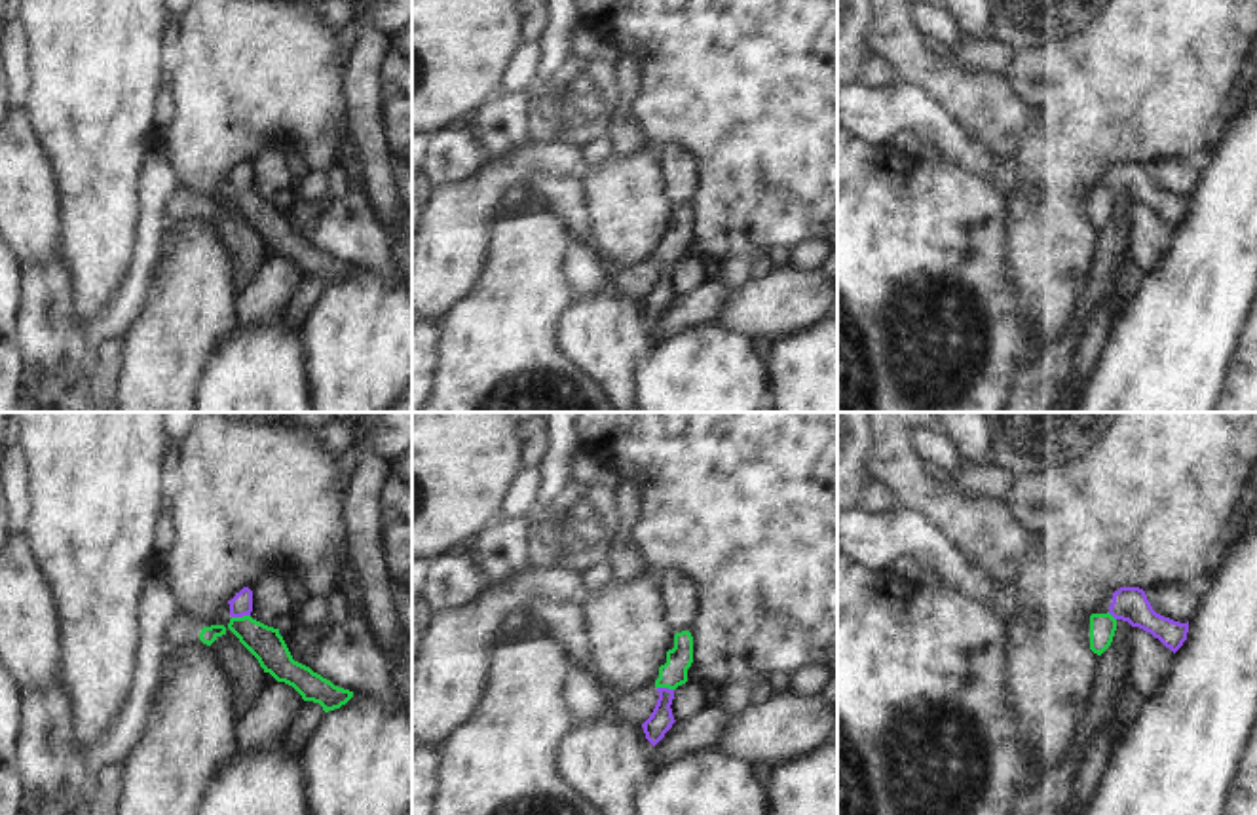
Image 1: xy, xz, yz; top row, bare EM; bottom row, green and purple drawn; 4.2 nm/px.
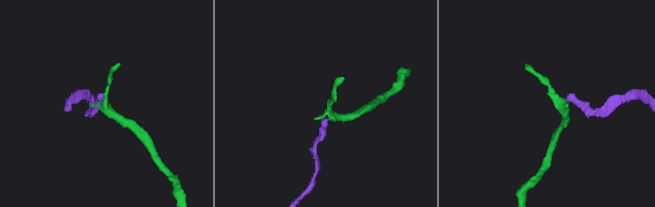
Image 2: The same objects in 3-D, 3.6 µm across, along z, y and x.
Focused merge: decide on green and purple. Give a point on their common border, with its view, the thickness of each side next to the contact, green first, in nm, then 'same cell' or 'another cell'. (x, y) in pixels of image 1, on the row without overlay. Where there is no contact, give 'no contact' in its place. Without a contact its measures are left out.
contact xy (240, 192); calibres 150 and 100 nm; another cell

